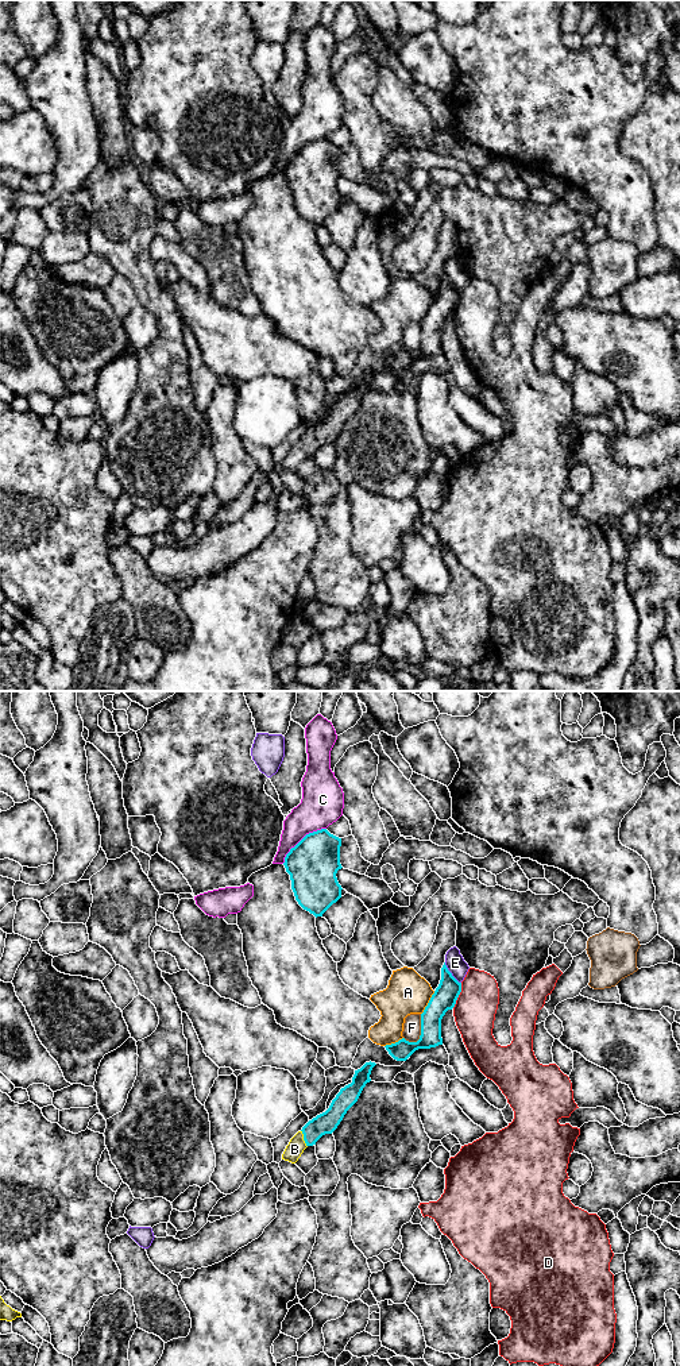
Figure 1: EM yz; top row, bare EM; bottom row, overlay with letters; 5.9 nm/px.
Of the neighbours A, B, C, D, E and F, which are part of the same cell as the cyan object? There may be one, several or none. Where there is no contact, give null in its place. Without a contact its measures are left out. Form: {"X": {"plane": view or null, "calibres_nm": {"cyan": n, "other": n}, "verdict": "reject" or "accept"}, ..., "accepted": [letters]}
{"A": {"plane": "yz", "calibres_nm": {"cyan": 140, "other": 240}, "verdict": "reject"}, "B": {"plane": "yz", "calibres_nm": {"cyan": 130, "other": 100}, "verdict": "accept"}, "C": {"plane": "yz", "calibres_nm": {"cyan": 300, "other": 260}, "verdict": "reject"}, "D": {"plane": "yz", "calibres_nm": {"cyan": 140, "other": 240}, "verdict": "reject"}, "E": {"plane": "yz", "calibres_nm": {"cyan": 140, "other": 120}, "verdict": "reject"}, "F": {"plane": "yz", "calibres_nm": {"cyan": 140, "other": 110}, "verdict": "reject"}, "accepted": ["B"]}

